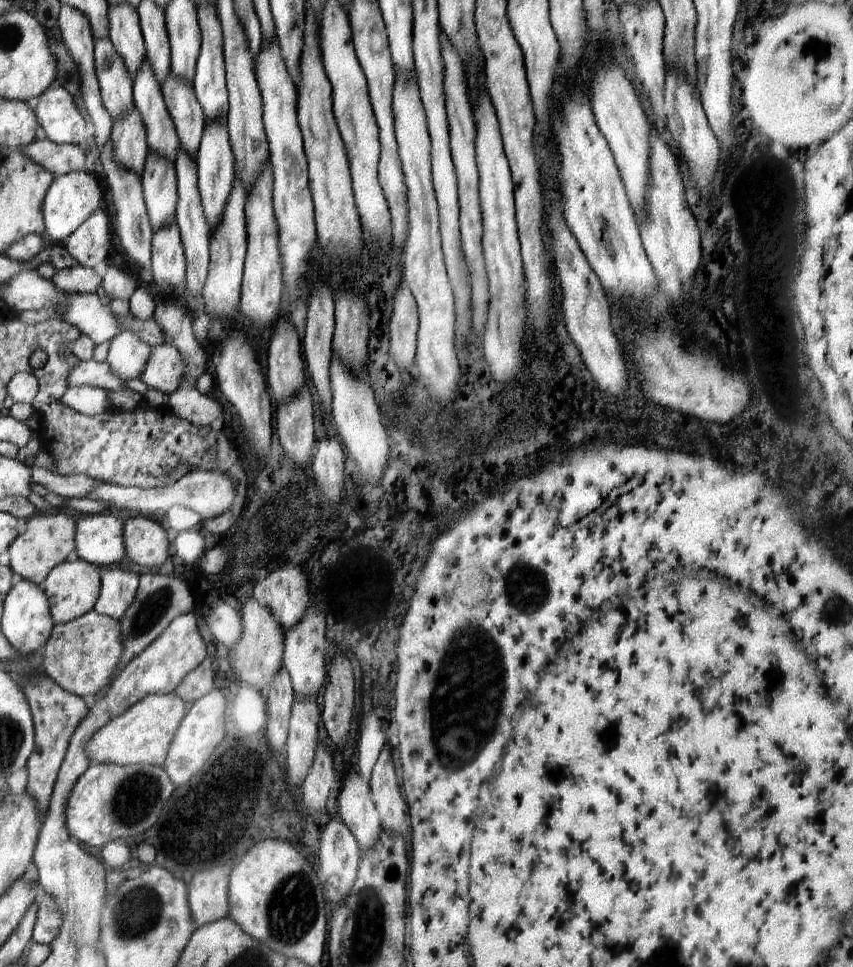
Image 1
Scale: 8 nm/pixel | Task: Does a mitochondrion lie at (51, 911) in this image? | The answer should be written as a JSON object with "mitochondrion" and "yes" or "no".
{"mitochondrion":"yes"}

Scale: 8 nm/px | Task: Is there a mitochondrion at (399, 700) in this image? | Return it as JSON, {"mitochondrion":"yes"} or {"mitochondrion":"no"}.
{"mitochondrion":"no"}

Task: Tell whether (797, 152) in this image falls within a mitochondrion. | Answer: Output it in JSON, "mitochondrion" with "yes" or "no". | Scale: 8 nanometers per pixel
{"mitochondrion":"no"}

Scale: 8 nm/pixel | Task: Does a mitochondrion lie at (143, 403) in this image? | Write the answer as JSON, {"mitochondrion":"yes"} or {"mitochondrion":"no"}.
{"mitochondrion":"no"}

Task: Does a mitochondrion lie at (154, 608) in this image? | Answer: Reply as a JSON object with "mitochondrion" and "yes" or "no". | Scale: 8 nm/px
{"mitochondrion":"yes"}

